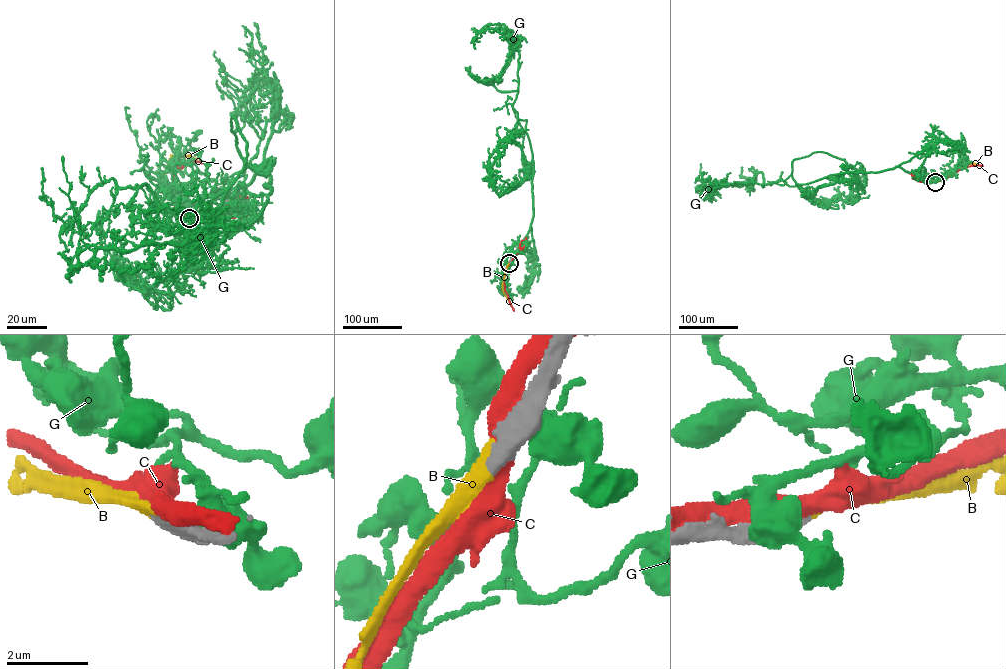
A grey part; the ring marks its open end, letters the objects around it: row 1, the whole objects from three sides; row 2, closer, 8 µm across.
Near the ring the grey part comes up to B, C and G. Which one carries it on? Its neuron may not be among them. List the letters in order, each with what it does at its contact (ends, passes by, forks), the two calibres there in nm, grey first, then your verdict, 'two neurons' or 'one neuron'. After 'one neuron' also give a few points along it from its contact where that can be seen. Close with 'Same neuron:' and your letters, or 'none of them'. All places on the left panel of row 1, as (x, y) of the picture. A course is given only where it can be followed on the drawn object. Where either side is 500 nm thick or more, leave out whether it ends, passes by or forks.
B: it ends; calibres 440 and 300 nm; one neuron; course (189, 218), (182, 216), (173, 203), (167, 188), (165, 170), (169, 159), (175, 155), (196, 158)
C: calibres 600 and 480 nm; two neurons
G: it forks; calibres 440 and 400 nm; two neurons
Same neuron: B

